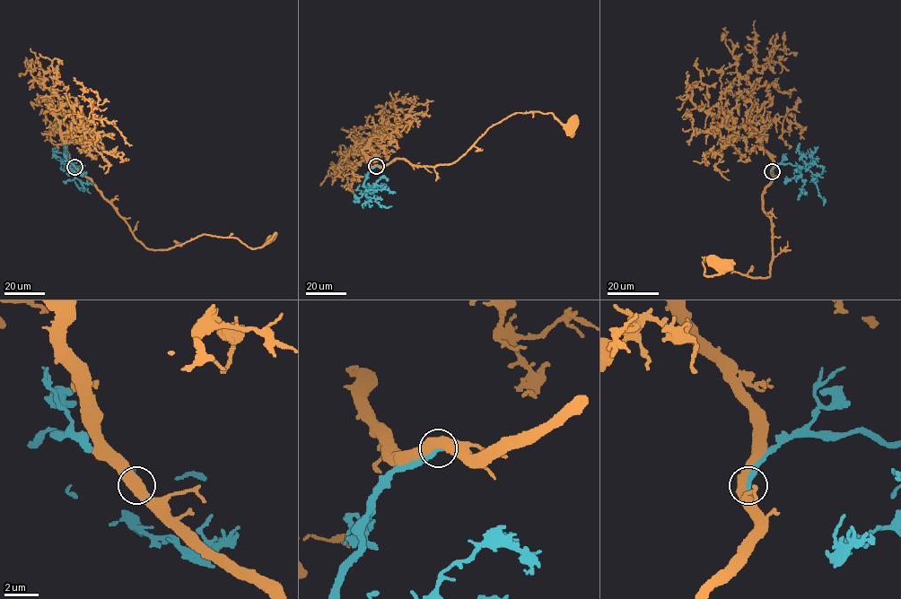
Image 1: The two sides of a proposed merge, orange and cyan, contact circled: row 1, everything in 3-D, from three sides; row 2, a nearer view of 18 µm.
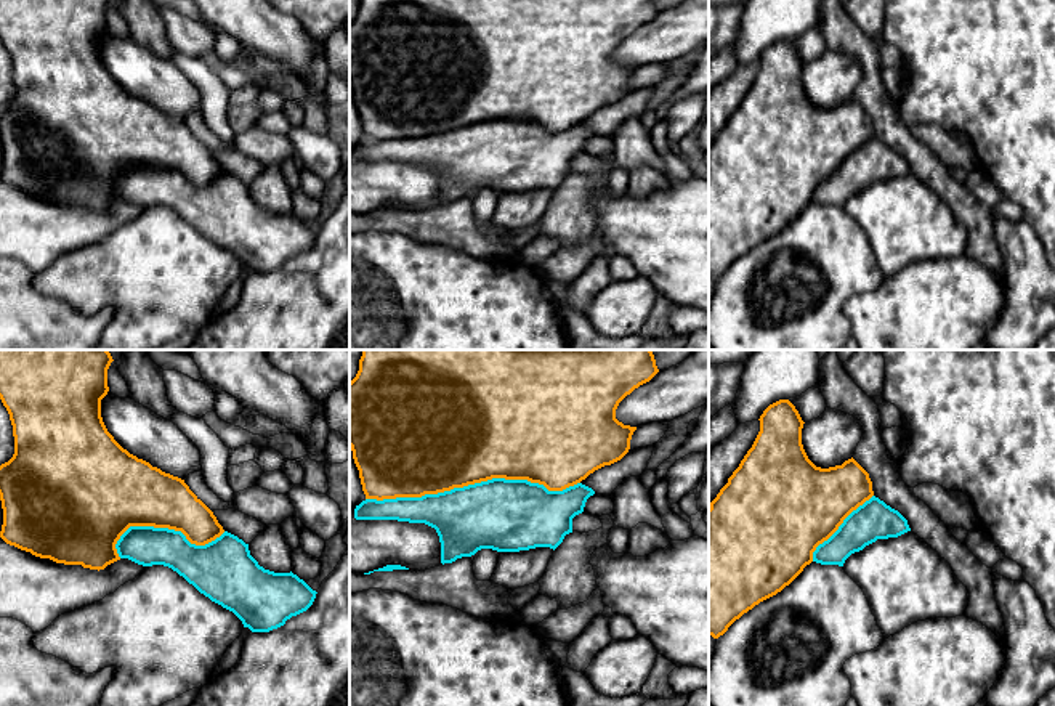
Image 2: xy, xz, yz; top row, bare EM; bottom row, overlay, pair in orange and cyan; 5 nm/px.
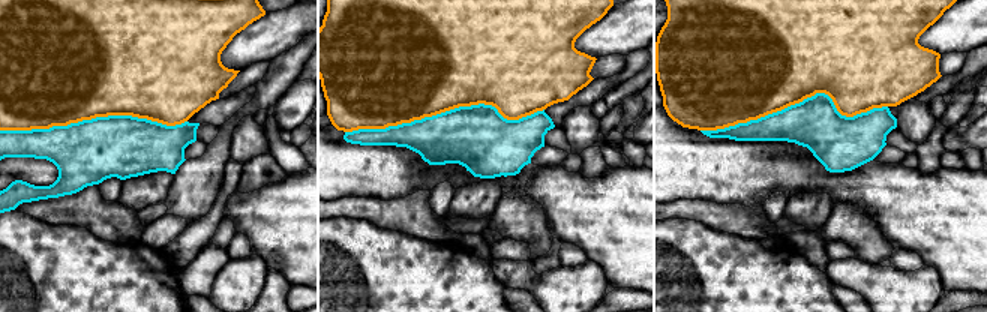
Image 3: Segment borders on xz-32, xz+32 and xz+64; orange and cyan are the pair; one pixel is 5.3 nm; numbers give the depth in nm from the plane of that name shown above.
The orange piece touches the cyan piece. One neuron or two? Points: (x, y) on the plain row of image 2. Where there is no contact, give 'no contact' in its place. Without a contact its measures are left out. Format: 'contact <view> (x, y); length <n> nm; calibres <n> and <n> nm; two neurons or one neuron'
contact xz (472, 124); length 1100 nm; calibres 500 and 360 nm; one neuron

